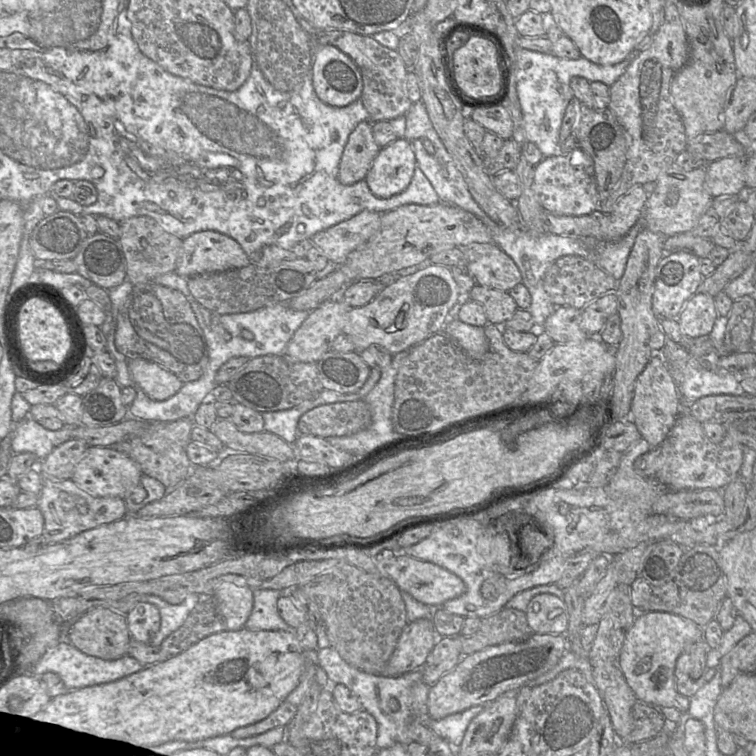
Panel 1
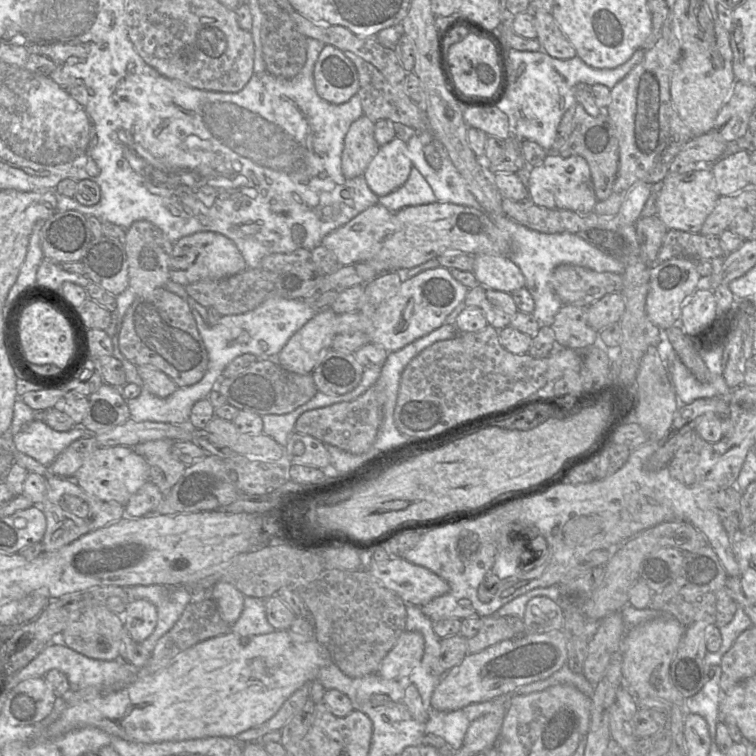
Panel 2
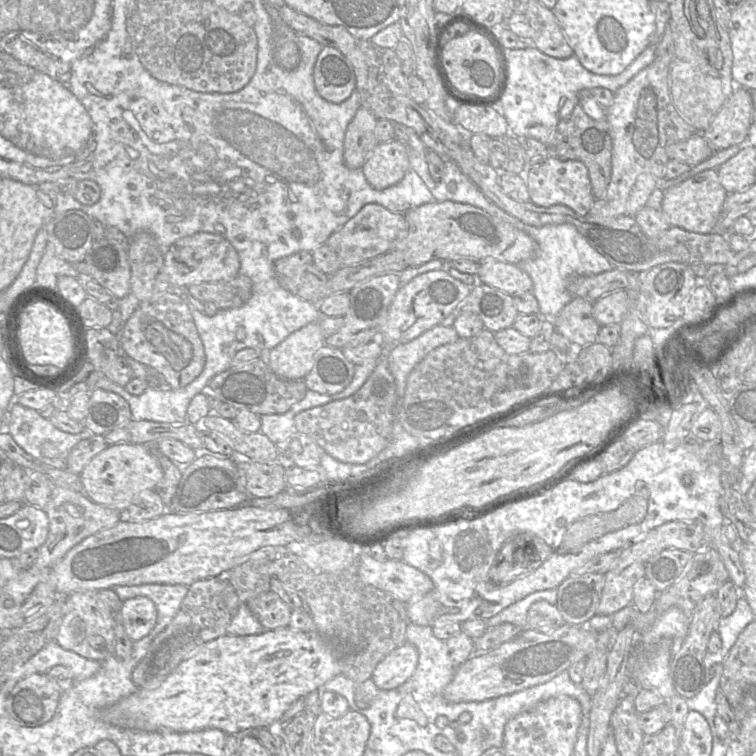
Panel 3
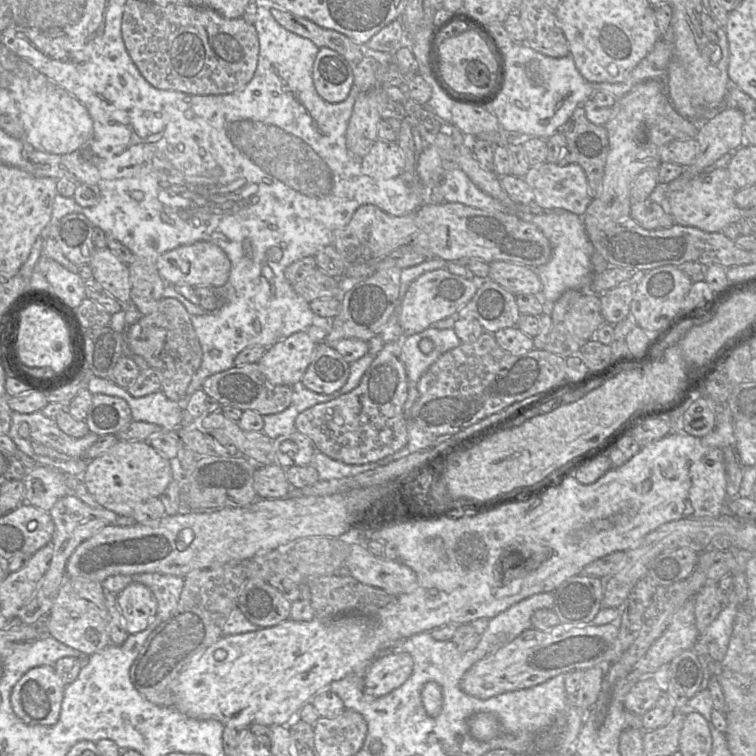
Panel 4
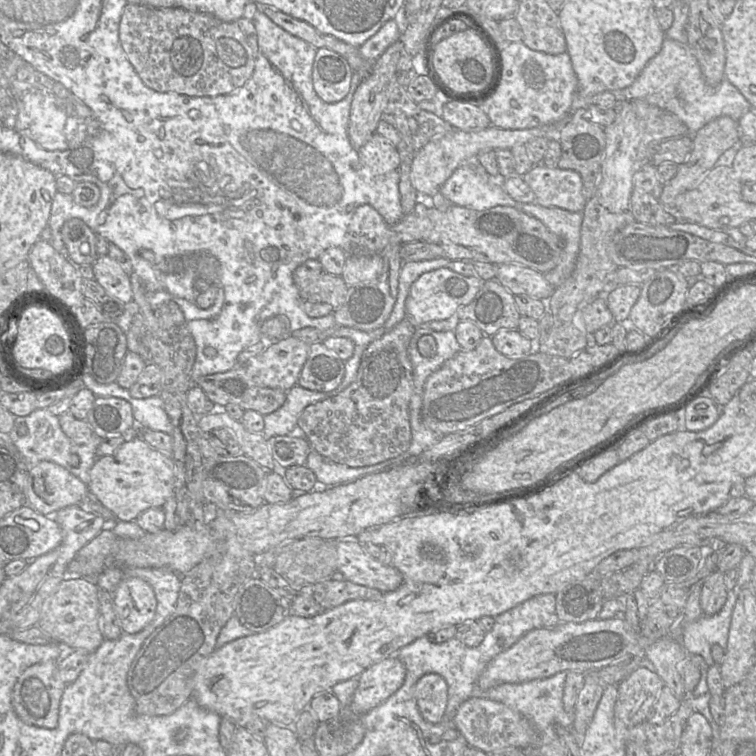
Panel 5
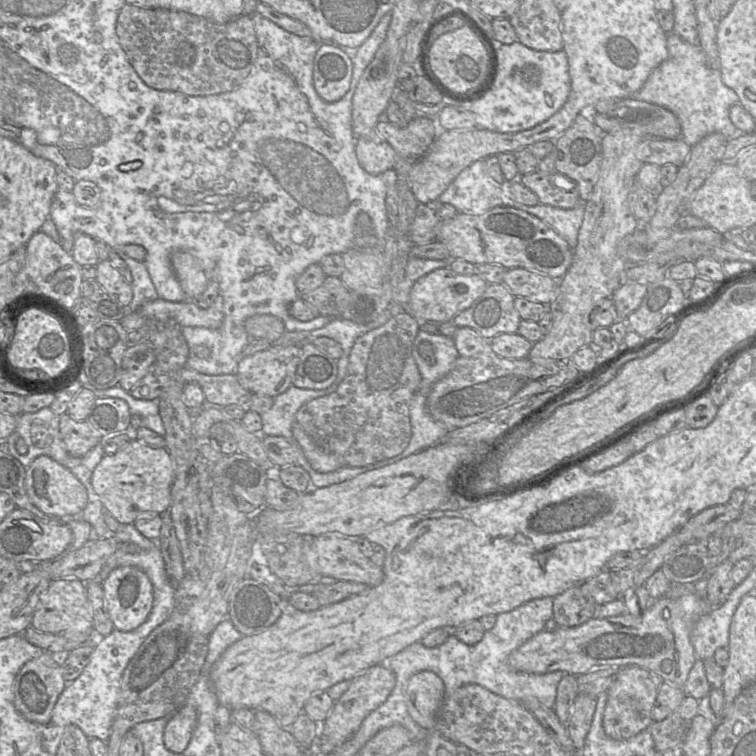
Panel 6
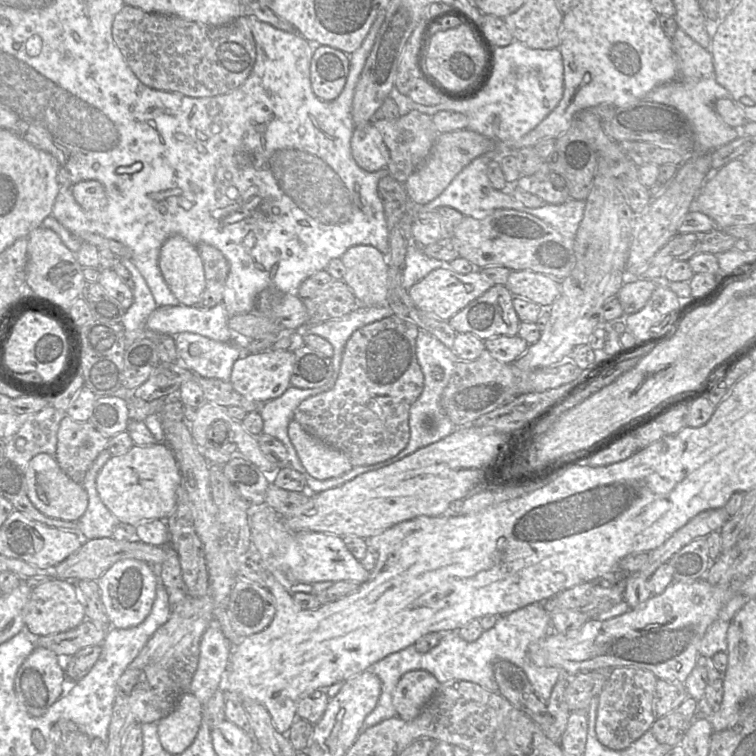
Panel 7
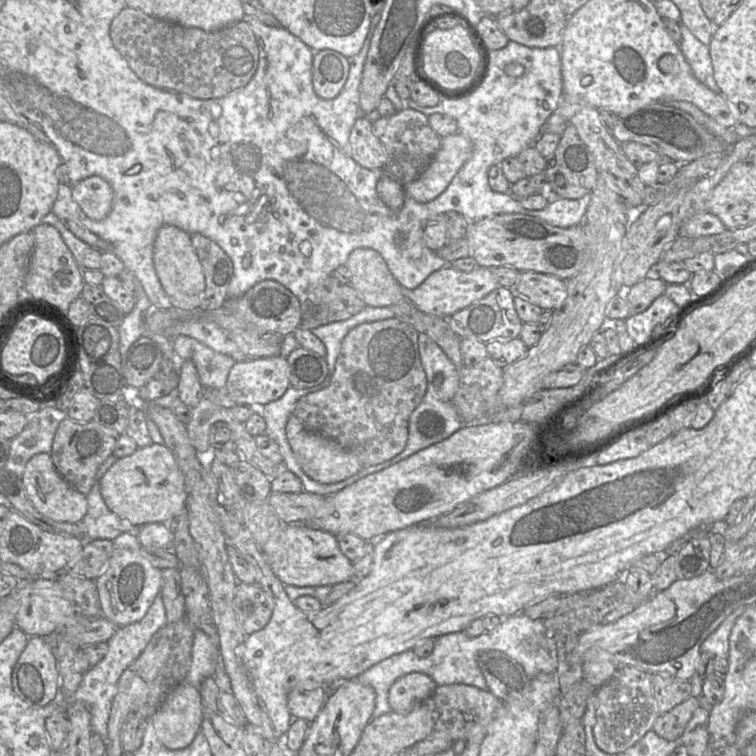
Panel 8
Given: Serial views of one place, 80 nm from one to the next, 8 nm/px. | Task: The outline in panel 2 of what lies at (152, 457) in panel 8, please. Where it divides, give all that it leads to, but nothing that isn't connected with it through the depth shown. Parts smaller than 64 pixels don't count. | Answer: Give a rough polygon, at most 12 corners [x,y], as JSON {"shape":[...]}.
{"shape":[[98,447],[74,481],[125,506],[149,481],[131,447]]}

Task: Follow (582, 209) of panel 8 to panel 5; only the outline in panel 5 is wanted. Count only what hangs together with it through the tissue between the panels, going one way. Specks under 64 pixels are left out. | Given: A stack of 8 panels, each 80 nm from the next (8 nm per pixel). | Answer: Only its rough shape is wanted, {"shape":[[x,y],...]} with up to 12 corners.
{"shape":[[537,203],[521,211],[562,240],[559,264],[544,274],[555,289],[573,272],[583,212]]}

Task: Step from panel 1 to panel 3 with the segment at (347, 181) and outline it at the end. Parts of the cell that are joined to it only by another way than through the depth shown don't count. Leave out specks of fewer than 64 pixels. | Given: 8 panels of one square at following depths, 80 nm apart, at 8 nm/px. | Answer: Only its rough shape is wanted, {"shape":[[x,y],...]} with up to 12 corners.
{"shape":[[360,106],[345,132],[343,161],[362,168],[379,143],[377,120]]}

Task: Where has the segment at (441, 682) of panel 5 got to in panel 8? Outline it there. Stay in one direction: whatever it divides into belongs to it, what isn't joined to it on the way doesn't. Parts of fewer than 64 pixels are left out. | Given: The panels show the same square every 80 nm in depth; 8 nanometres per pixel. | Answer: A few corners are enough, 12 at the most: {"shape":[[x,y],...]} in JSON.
{"shape":[[408,673],[388,693],[392,711],[407,714],[438,685]]}

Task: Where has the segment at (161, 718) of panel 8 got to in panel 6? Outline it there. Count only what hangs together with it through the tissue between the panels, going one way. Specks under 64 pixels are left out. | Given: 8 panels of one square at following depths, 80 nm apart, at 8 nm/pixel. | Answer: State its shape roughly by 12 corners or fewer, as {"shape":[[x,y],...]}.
{"shape":[[182,705],[165,726],[163,742],[179,754],[188,746],[198,714]]}

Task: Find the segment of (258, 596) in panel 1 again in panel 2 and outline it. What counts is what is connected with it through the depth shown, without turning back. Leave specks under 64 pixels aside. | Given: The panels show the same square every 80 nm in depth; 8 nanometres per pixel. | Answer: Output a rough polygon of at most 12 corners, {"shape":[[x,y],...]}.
{"shape":[[245,596],[231,631],[241,637],[274,632],[264,598]]}

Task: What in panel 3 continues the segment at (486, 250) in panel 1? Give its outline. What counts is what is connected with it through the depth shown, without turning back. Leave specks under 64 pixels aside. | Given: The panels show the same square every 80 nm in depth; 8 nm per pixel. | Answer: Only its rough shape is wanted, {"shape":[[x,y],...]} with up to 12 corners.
{"shape":[[480,261],[477,279],[511,296],[532,292],[530,276],[517,264]]}

